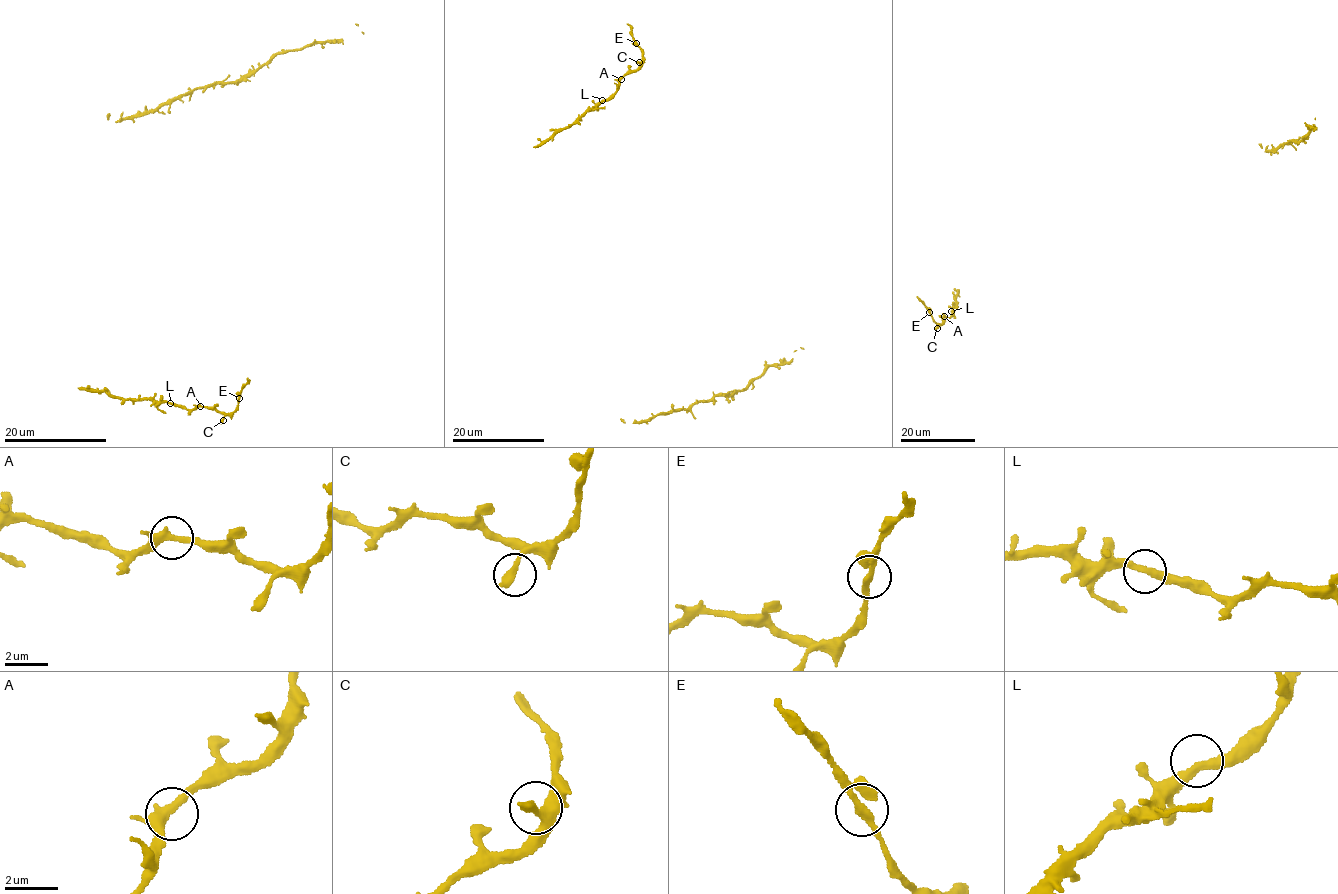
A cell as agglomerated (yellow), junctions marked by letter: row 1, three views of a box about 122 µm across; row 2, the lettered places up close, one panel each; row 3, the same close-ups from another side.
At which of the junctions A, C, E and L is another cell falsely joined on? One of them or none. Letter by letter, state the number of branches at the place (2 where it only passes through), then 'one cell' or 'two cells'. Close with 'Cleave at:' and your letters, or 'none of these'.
A: branches 3; one cell
C: branches 1; one cell
E: branches 3; one cell
L: branches 2; one cell
Cleave at: none of these

